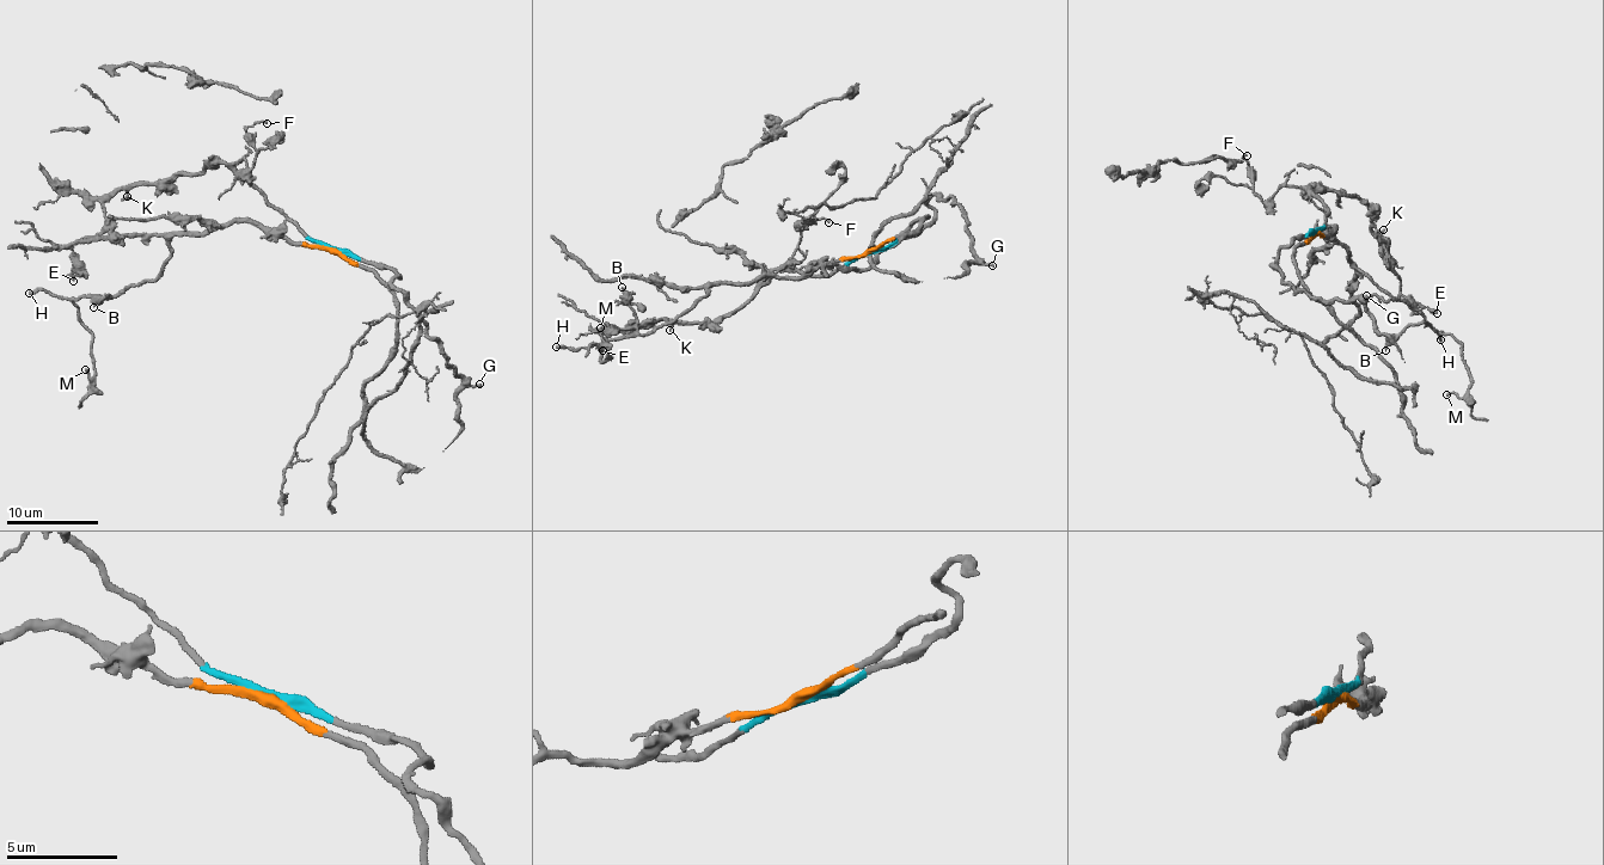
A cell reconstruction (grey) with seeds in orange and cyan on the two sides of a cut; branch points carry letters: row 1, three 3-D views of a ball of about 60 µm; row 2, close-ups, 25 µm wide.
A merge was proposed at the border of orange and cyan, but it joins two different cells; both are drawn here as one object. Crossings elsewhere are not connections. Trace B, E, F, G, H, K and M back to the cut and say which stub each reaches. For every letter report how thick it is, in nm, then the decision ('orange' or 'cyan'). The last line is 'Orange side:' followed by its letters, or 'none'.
B: calibre 240 nm; orange
E: calibre 140 nm; cyan
F: calibre 130 nm; cyan
G: calibre 180 nm; cyan
H: calibre 240 nm; orange
K: calibre 90 nm; cyan
M: calibre 130 nm; orange
Orange side: B, H, M

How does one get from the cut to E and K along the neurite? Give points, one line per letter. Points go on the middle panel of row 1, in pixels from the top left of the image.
E: (870, 252), (822, 277), (794, 268), (771, 274), (742, 305), (710, 320), (607, 326), (602, 350)
K: (870, 252), (851, 257), (822, 277), (794, 268), (773, 271), (742, 305), (727, 316), (671, 324), (671, 331)

